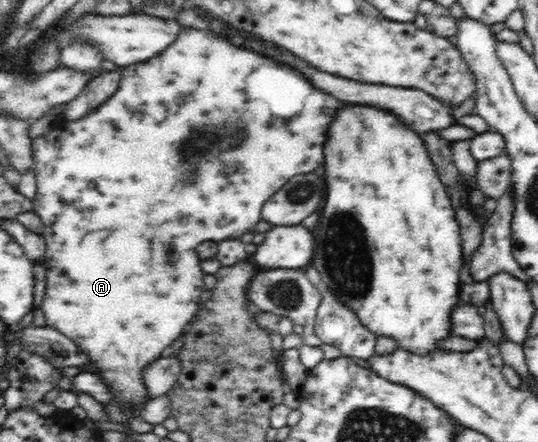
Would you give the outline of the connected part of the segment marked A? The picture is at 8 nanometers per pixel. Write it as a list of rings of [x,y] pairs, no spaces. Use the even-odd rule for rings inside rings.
[[[184,27],[177,35],[177,39],[157,57],[143,63],[124,66],[121,72],[119,88],[109,100],[77,121],[64,123],[57,120],[49,133],[32,140],[35,158],[33,170],[37,186],[36,196],[32,200],[34,203],[32,211],[44,224],[42,236],[46,241],[46,250],[43,263],[47,271],[46,289],[40,308],[45,315],[46,325],[69,337],[81,351],[85,352],[89,364],[96,369],[94,373],[105,380],[105,386],[113,396],[109,403],[102,405],[105,414],[109,414],[109,421],[129,426],[128,421],[133,416],[140,418],[140,411],[150,399],[142,380],[142,369],[161,357],[163,350],[169,349],[171,343],[184,334],[184,328],[194,320],[199,311],[199,295],[204,290],[204,279],[195,247],[203,241],[239,239],[243,233],[247,233],[261,221],[261,209],[265,202],[269,201],[269,197],[275,195],[289,179],[296,175],[311,173],[323,165],[325,161],[323,147],[329,131],[327,127],[333,121],[333,115],[337,113],[341,102],[314,87],[307,76],[297,68],[273,58],[261,57],[259,53],[253,51],[245,51],[227,38],[223,38],[221,34],[191,27]],[[237,131],[243,131],[241,143],[235,141]],[[97,231],[101,231],[101,239],[97,239],[99,244],[83,245],[85,237],[87,235],[93,237]]]

